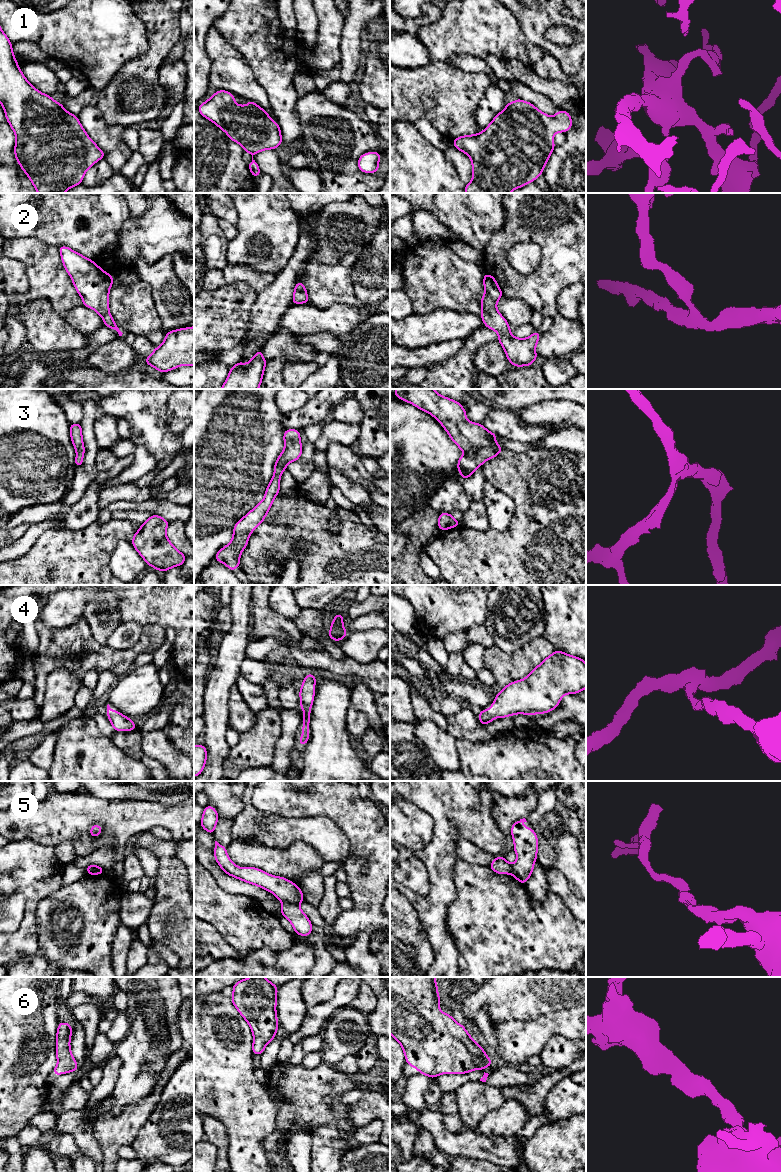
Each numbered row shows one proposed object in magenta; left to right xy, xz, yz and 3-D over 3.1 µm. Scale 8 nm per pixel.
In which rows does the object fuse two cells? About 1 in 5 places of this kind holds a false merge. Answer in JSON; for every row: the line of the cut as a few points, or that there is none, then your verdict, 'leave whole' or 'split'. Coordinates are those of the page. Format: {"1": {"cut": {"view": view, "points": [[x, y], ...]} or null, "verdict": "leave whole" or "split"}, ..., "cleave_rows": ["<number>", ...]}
{"1": {"cut": null, "verdict": "leave whole"}, "2": {"cut": null, "verdict": "leave whole"}, "3": {"cut": null, "verdict": "leave whole"}, "4": {"cut": null, "verdict": "leave whole"}, "5": {"cut": {"view": "xz", "points": [[283, 901], [296, 904]]}, "verdict": "split"}, "6": {"cut": null, "verdict": "leave whole"}, "cleave_rows": ["5"]}

